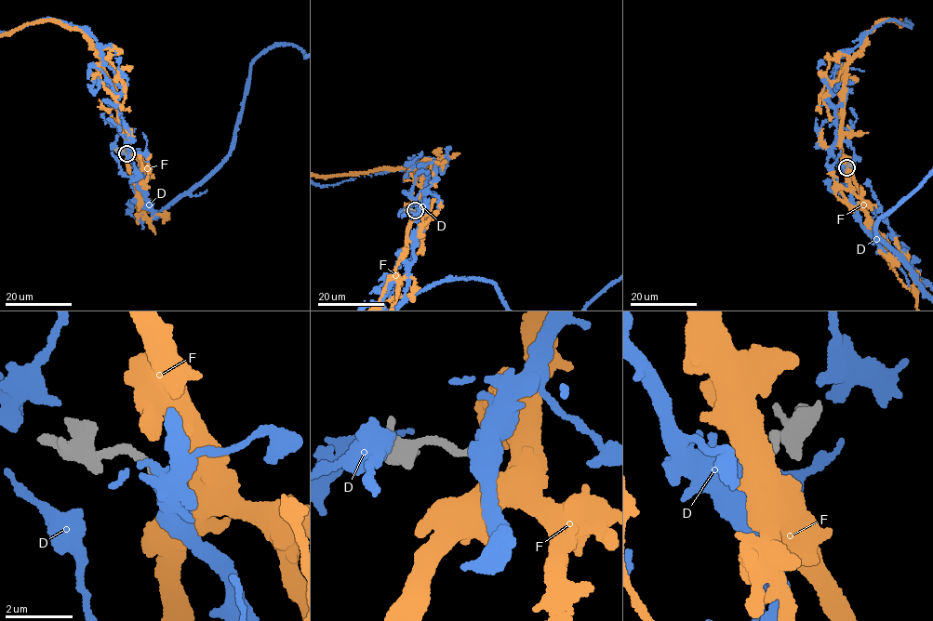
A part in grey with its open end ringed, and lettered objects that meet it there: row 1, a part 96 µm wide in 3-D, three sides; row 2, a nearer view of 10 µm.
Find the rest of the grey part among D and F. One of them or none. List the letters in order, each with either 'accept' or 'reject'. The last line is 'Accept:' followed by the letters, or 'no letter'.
D: accept
F: reject
Accept: D

